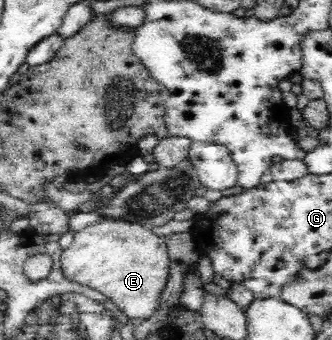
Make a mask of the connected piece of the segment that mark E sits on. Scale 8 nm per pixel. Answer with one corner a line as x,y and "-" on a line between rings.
102,219
80,231
74,232
74,241
69,248
63,250
59,261
63,277
71,283
82,284
92,291
111,300
120,308
127,318
144,321
158,310
162,292
169,280
170,258
167,254
167,240
152,232
152,228
122,219

